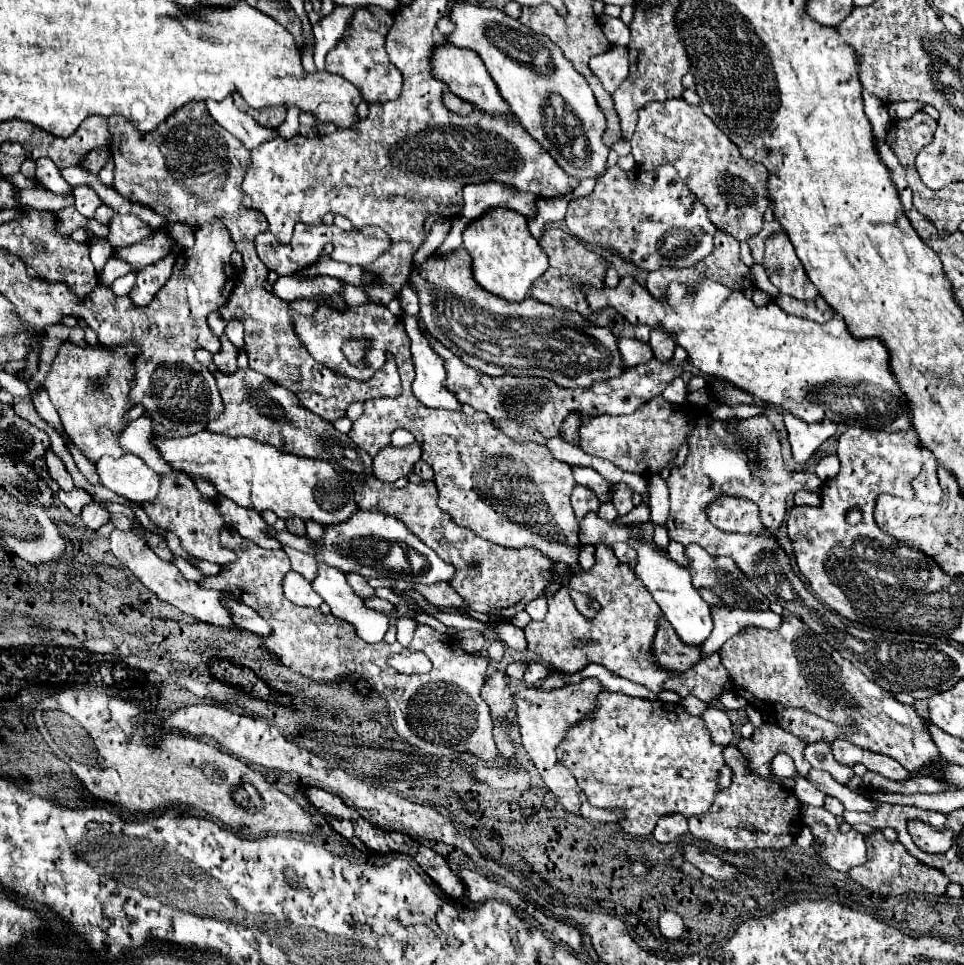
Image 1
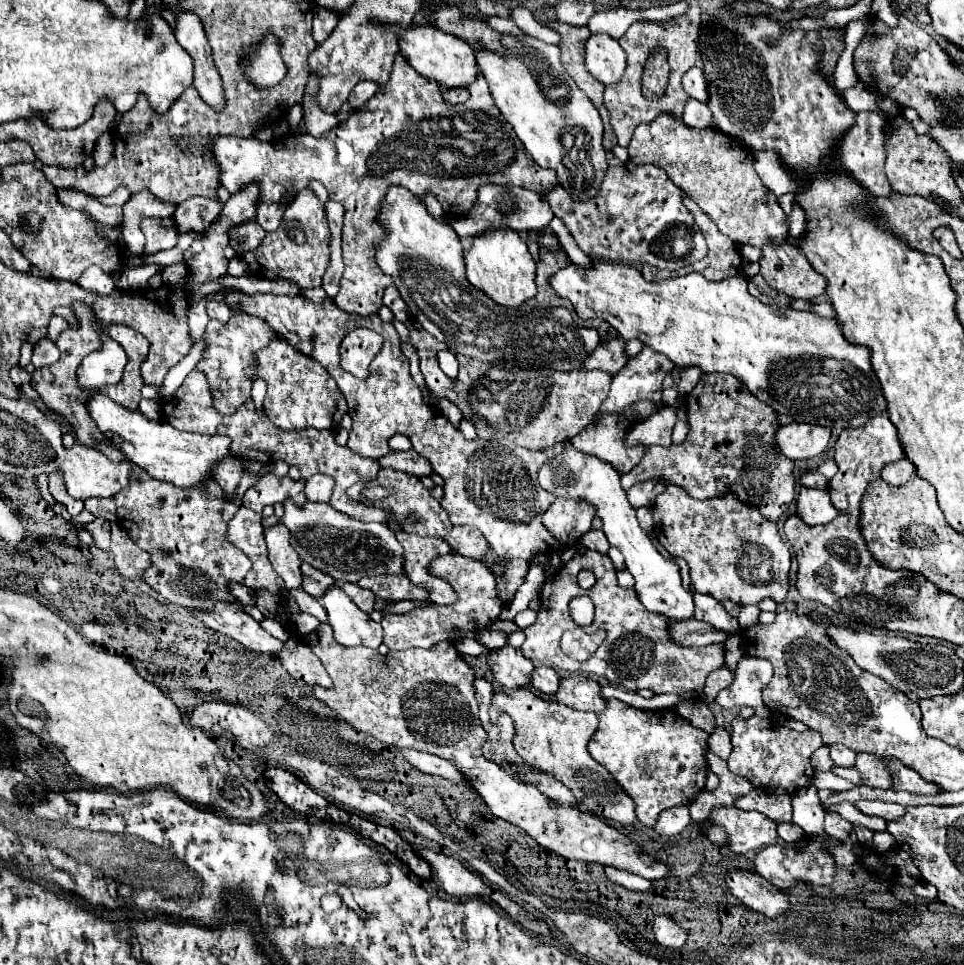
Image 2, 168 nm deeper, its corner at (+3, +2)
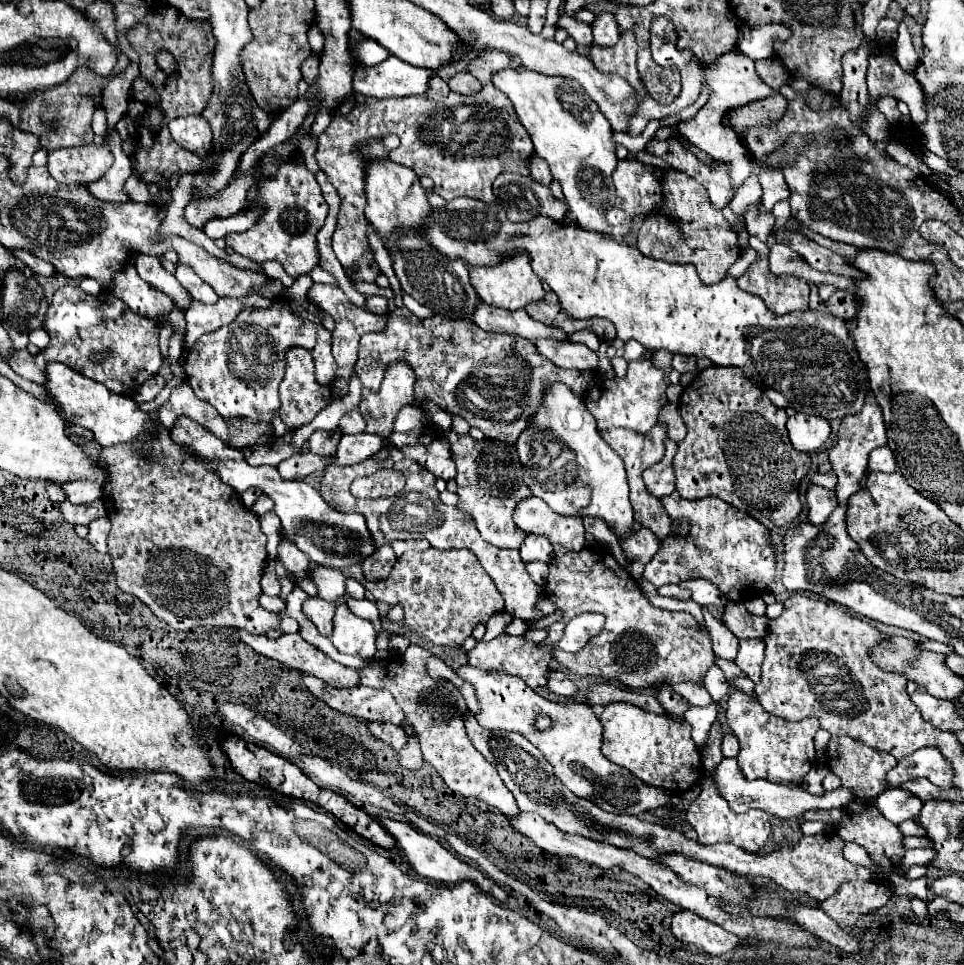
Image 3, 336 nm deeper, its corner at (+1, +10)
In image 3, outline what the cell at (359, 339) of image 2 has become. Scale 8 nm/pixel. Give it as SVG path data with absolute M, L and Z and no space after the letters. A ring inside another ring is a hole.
M398 307L388 315L384 331L362 335L356 373L364 387L378 391L384 367L392 361L406 361L416 373L416 403L430 397L444 411L462 415L472 427L484 431L486 437L504 443L516 443L518 435L530 425L534 407L542 403L542 391L550 383L564 383L584 397L598 385L598 373L560 369L542 357L532 339L508 333L490 333L478 329L470 321L452 321L440 315L418 319L406 307Z

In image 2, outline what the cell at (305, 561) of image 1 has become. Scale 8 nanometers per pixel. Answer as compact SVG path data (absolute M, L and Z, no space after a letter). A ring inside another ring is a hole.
M302 563L302 575L304 575L304 583L302 583L304 591L316 599L322 599L330 587L338 585L336 579L332 579L324 571L316 571L314 567L308 567L308 563Z

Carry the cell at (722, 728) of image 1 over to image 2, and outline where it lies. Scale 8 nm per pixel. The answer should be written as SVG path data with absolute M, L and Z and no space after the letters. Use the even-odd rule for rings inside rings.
M716 727L714 733L708 737L708 747L714 755L718 755L720 759L728 759L730 751L732 751L732 743L730 743L730 733L722 727Z

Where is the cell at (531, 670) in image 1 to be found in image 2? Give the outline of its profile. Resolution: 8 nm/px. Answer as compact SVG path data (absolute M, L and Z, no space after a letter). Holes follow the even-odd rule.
M536 667L536 671L532 673L532 685L544 695L556 695L560 677L552 667Z

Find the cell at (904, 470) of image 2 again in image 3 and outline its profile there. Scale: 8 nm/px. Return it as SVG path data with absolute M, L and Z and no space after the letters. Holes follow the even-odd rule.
M880 447L880 449L874 449L868 457L868 465L872 471L884 471L884 473L894 473L898 471L898 465L896 465L896 459L894 459L894 453L890 451L890 447Z

